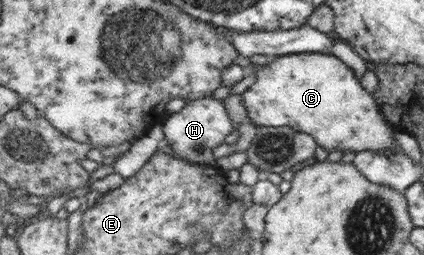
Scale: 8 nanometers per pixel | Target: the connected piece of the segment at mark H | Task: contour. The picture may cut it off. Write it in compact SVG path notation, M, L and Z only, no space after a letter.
M209 95L201 99L185 101L180 111L169 114L161 120L163 134L162 145L167 145L177 159L193 164L213 165L211 151L223 143L223 139L231 133L231 121L221 105L221 101L211 99Z

